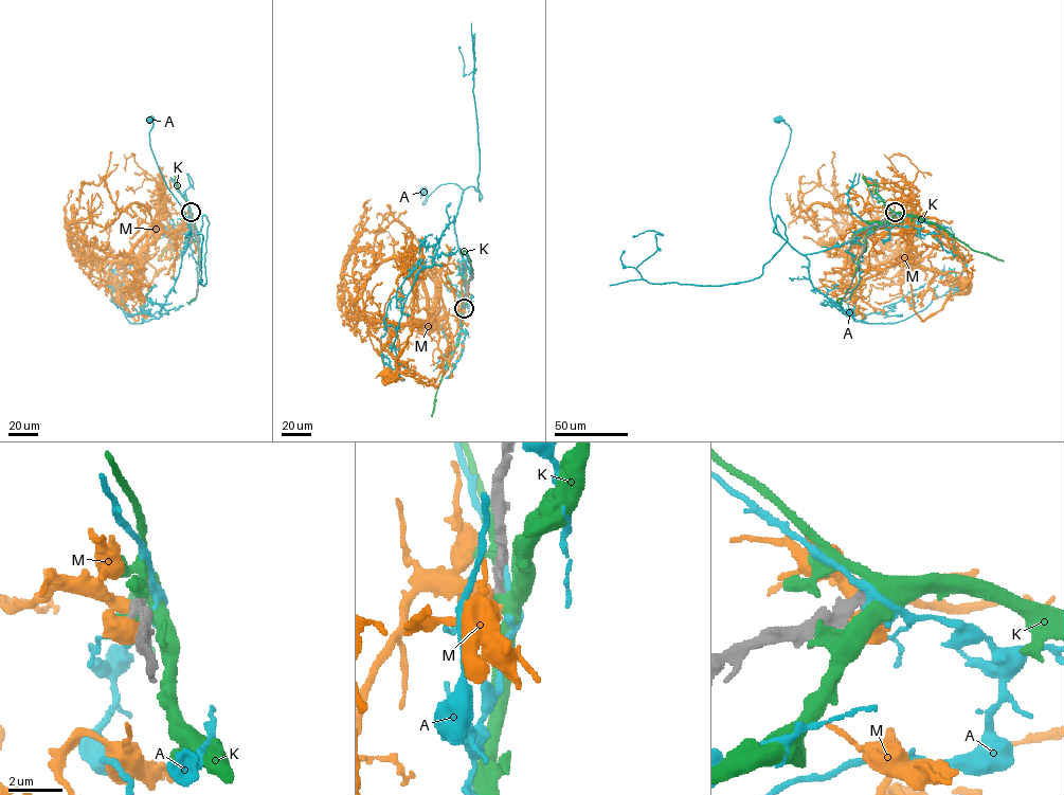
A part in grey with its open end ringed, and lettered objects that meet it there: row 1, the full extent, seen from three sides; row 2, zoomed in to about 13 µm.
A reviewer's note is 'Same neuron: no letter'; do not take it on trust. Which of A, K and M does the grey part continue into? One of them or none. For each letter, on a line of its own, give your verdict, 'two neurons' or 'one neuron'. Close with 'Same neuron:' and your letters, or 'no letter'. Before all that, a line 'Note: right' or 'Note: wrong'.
Note: right
A: two neurons
K: two neurons
M: two neurons
Same neuron: no letter

